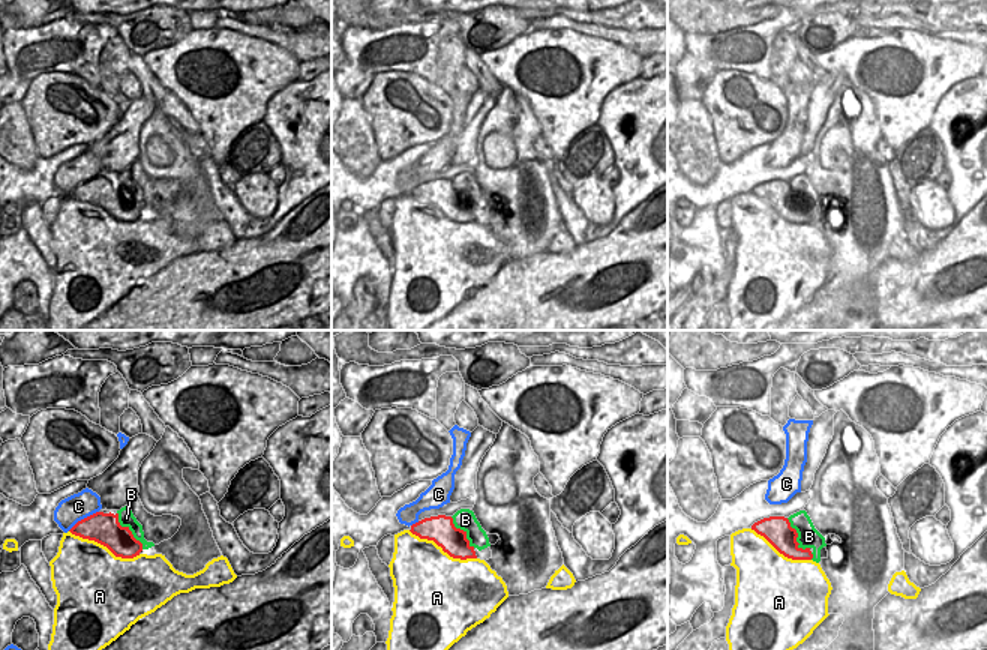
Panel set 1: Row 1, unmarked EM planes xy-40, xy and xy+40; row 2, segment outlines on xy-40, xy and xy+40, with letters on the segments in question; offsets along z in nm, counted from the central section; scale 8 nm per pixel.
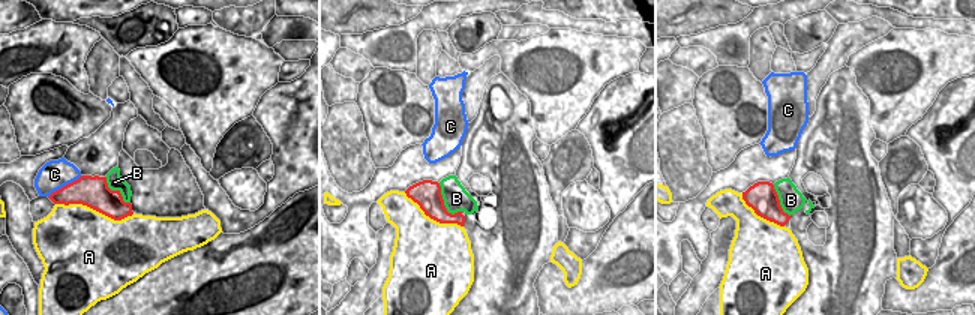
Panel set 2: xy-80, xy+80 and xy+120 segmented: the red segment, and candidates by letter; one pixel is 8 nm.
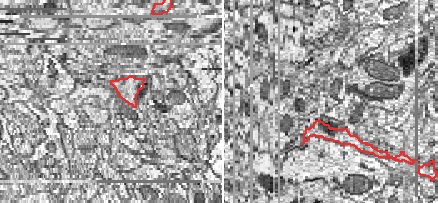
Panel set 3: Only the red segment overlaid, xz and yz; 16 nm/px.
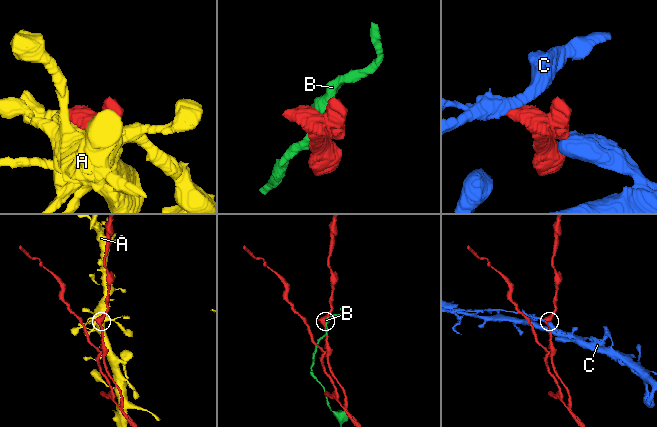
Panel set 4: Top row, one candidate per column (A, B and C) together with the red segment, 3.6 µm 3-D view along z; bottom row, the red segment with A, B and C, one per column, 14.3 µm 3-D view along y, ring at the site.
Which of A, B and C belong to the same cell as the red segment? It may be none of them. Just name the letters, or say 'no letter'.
no letter

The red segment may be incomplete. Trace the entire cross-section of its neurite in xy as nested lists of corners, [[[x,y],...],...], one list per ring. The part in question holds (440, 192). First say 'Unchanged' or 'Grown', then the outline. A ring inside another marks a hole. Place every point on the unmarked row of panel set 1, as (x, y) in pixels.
Unchanged. [[[452,180],[424,182],[412,188],[410,195],[420,203],[434,204],[453,222],[477,222],[474,210],[466,203],[466,195],[456,192]]]

